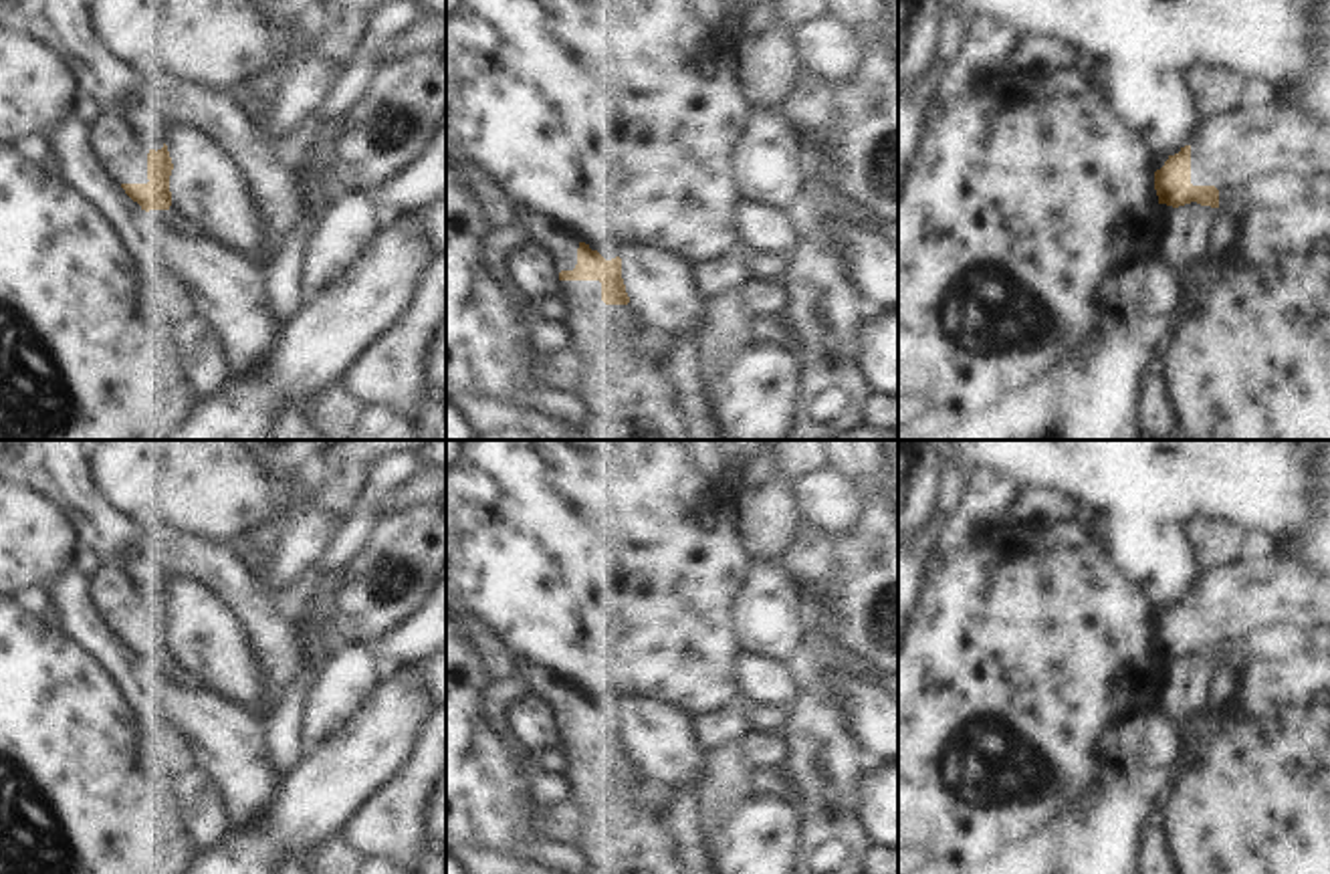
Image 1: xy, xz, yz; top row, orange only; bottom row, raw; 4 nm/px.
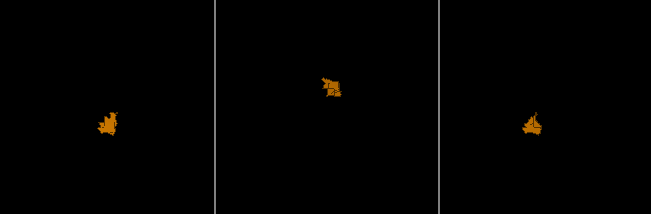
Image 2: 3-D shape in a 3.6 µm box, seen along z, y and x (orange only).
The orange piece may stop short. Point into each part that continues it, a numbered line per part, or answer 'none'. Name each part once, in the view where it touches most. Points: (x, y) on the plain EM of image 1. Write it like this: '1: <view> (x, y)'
1: xz (614, 822)

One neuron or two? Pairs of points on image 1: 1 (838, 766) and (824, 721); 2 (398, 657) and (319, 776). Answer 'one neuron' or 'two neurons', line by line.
1: one neuron
2: two neurons

